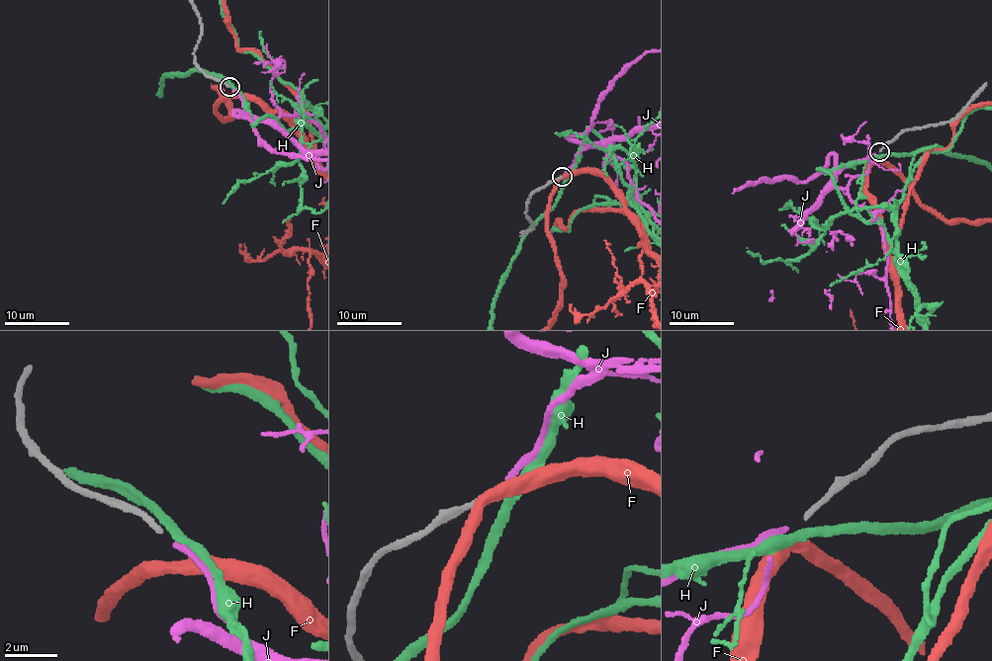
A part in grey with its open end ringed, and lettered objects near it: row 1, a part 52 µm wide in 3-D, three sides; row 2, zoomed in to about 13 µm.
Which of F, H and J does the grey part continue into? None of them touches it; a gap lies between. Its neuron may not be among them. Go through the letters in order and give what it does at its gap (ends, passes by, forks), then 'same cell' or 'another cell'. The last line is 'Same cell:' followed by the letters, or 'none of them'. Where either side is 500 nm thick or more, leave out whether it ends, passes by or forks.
F: it passes by | another cell
H: it passes by | another cell
J: it ends | same cell
Same cell: J

